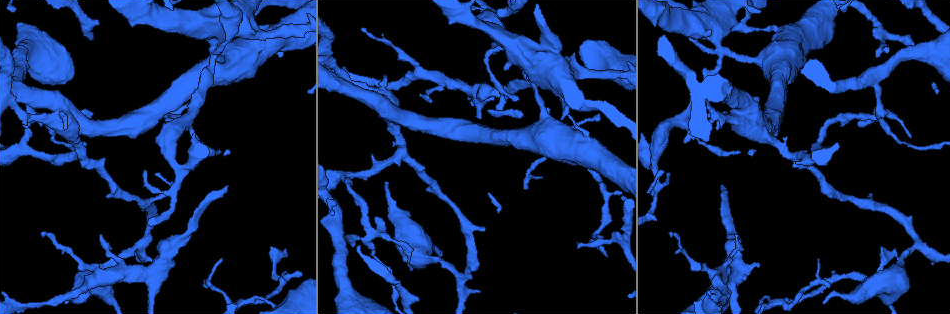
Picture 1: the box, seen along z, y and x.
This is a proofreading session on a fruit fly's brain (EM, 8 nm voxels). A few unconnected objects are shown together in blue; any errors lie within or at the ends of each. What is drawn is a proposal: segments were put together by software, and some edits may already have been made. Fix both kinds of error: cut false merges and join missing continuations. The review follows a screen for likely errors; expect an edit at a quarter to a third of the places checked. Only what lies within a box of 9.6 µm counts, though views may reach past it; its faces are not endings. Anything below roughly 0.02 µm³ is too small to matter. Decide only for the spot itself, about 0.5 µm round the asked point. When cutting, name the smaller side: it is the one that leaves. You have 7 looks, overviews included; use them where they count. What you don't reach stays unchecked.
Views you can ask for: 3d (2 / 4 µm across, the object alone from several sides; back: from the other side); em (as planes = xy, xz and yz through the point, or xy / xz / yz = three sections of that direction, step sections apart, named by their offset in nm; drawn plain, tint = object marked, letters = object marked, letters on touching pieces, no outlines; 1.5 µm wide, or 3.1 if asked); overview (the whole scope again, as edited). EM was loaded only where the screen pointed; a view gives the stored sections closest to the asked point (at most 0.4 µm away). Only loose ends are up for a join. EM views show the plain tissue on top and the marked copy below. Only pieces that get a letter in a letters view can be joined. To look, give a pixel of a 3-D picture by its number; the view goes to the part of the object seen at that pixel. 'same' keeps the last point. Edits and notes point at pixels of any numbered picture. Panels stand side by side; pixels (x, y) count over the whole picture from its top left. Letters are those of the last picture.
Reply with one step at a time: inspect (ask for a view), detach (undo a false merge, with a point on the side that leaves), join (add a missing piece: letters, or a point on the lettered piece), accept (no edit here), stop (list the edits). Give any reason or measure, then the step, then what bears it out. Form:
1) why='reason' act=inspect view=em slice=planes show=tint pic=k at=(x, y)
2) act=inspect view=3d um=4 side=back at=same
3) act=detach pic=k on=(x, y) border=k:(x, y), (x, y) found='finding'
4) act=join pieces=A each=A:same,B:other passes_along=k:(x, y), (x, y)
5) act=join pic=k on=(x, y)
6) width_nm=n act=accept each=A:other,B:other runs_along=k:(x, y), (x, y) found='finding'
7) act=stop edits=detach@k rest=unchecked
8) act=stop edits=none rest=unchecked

why='an open end' act=inspect view=em slice=xz step=8 show=tint pic=1 at=(670, 236)

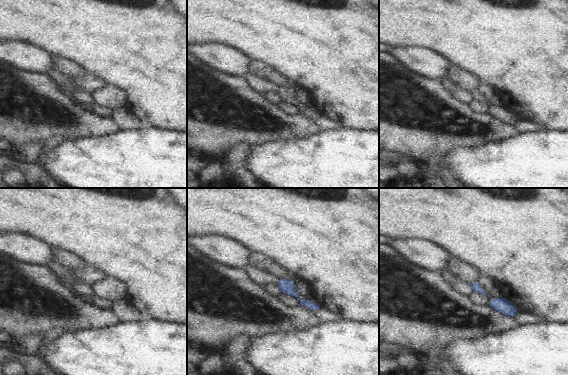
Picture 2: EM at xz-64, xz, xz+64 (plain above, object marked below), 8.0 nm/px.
act=inspect view=em slice=xz step=8 show=letters at=same

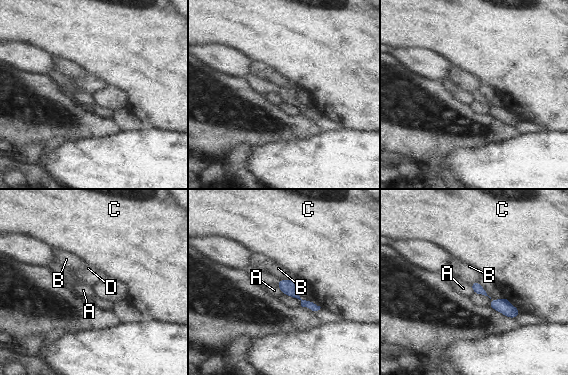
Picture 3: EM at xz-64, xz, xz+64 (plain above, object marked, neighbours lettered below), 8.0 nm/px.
width_nm=80 act=accept each=A:other,B:other,C:other,D:other runs_along=3:(474, 285), (496, 304), (515, 313) found='no lettered piece goes on from it'

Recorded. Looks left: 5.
why='tapers out' act=inspect view=3d um=2 pic=1 at=(528, 187)

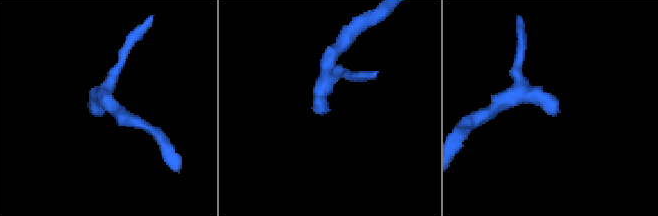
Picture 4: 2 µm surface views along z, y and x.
act=inspect view=em slice=yz step=4 show=tint pic=4 at=(327, 109)

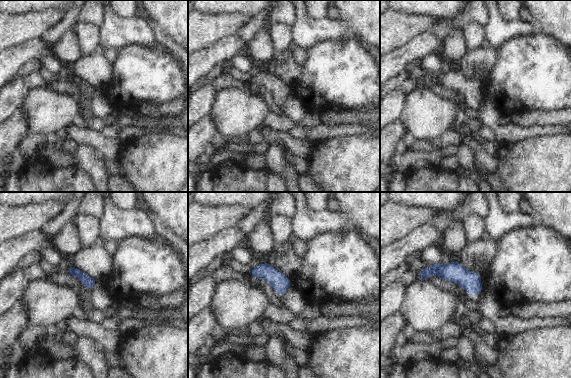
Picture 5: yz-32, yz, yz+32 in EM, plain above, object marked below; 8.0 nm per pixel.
why='another direction' act=inspect view=em slice=xz step=8 show=letters at=same

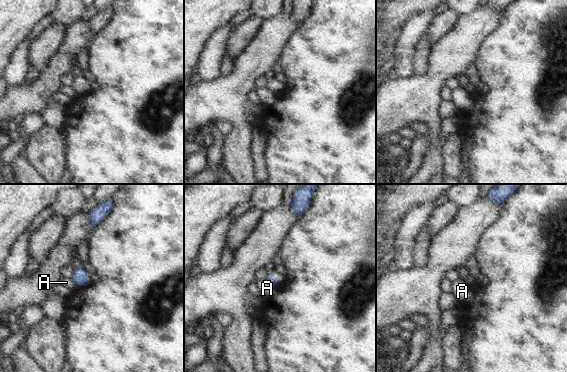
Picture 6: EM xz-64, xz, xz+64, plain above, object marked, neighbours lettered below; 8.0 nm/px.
act=accept each=A:other border=6:(70, 278), (76, 286) found='none of them fits'

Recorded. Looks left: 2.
why='thick turns thin' act=inspect view=em slice=xz step=8 show=letters pic=1 at=(733, 27)

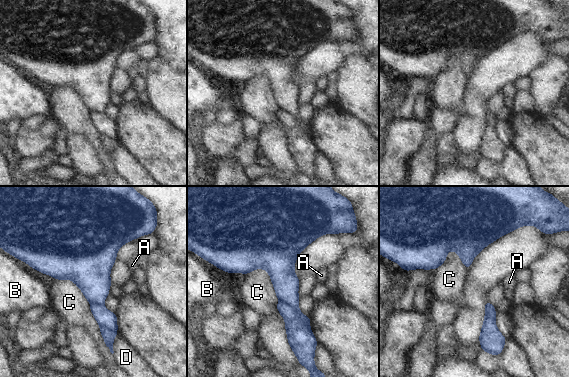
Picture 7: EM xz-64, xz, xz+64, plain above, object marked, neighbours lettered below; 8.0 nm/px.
act=detach pic=7 on=(287, 312) each=A:other,B:other,C:other,D:other border=7:(279, 300), (287, 303), (308, 327) found='a second neuron is stuck on'

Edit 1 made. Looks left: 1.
act=stop edits=detach@7 rest=unchecked

